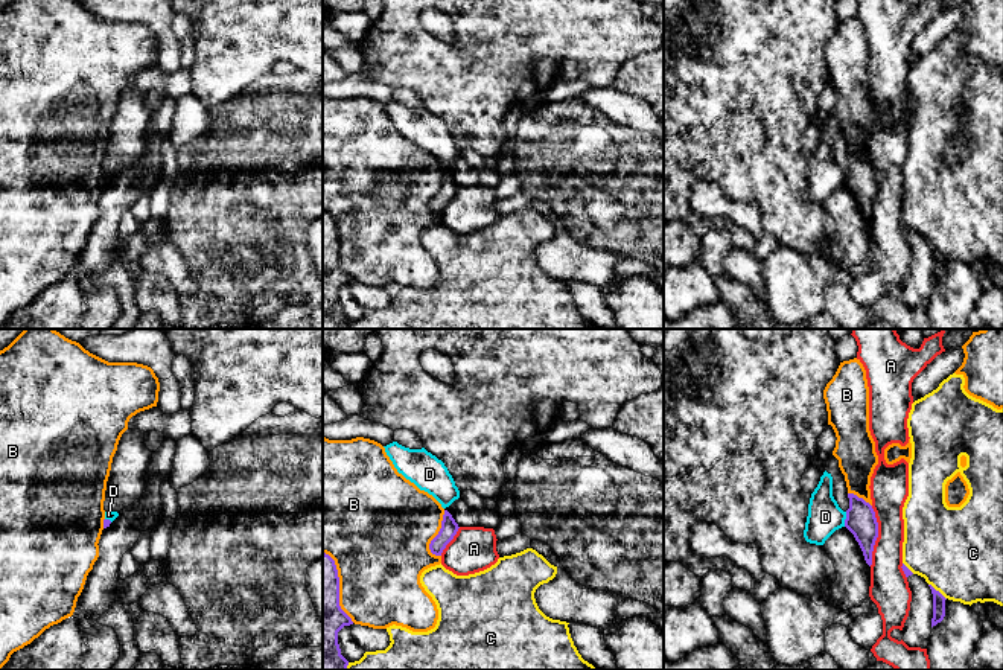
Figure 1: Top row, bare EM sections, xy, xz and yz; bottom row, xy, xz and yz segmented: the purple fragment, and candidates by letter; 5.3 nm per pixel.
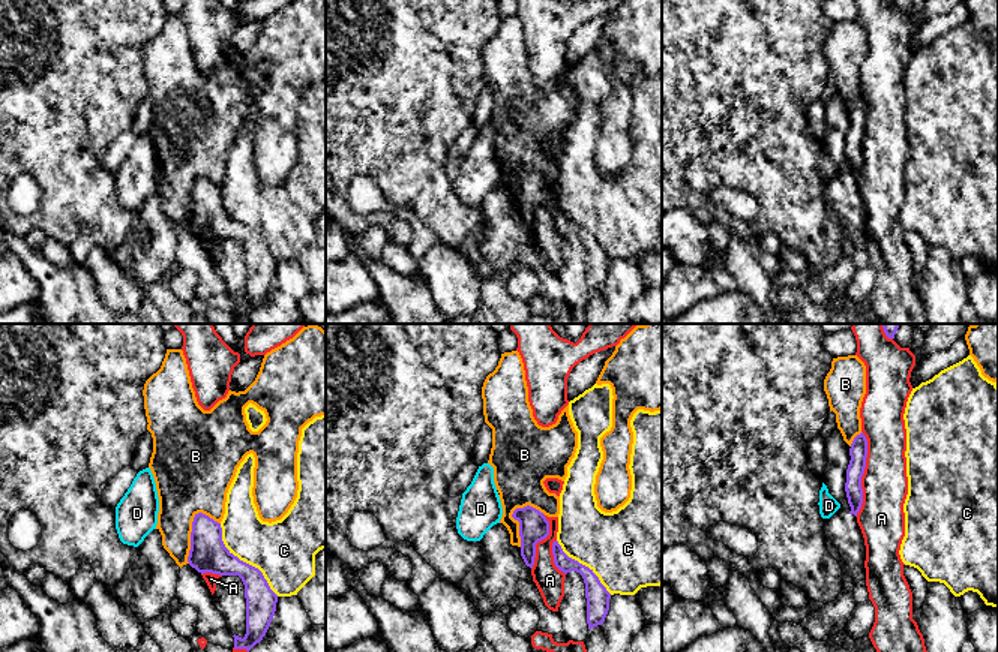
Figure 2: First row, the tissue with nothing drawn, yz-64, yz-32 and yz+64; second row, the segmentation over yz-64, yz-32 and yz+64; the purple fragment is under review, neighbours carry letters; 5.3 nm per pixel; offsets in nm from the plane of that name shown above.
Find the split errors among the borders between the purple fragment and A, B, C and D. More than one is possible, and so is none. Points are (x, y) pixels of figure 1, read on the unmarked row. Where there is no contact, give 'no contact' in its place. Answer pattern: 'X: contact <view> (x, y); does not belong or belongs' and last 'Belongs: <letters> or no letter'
A: contact yz (877, 195); does not belong
B: contact xz (439, 192); does not belong
C: contact yz (938, 250); does not belong
D: contact yz (845, 178); does not belong
Belongs: no letter

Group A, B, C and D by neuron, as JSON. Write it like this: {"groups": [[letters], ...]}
{"groups": [["A"], ["B"], ["C"], ["D"]]}

